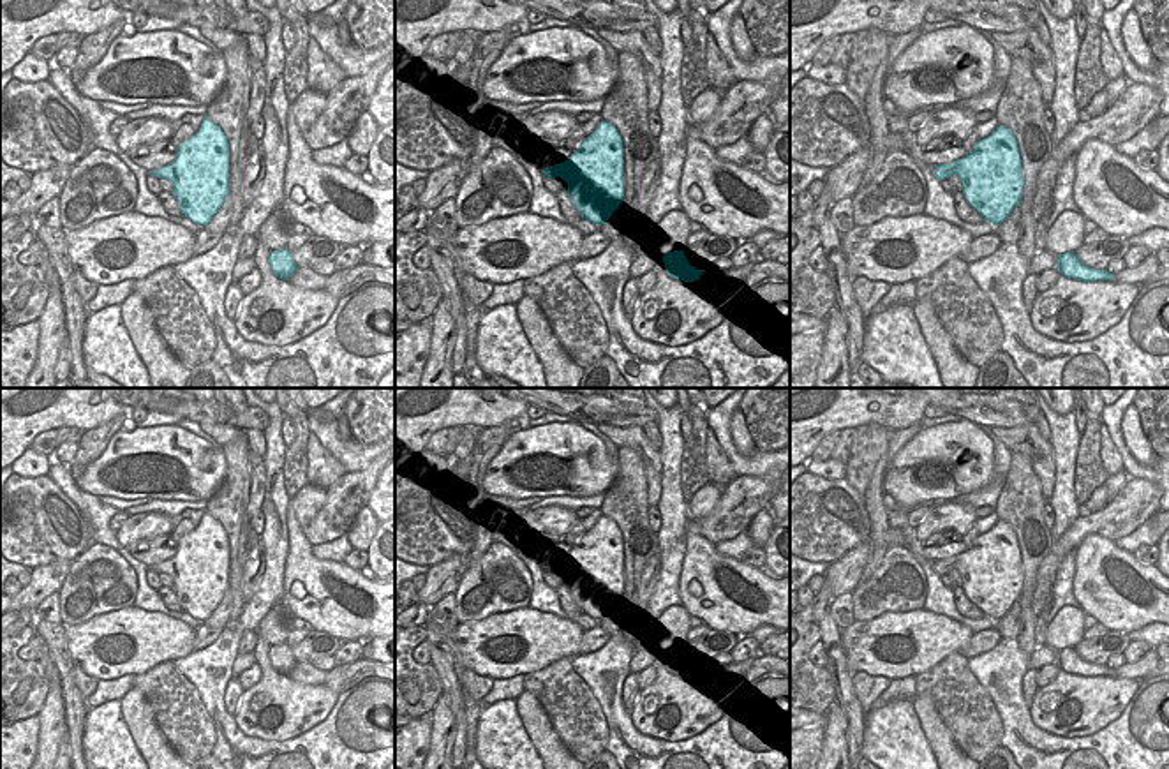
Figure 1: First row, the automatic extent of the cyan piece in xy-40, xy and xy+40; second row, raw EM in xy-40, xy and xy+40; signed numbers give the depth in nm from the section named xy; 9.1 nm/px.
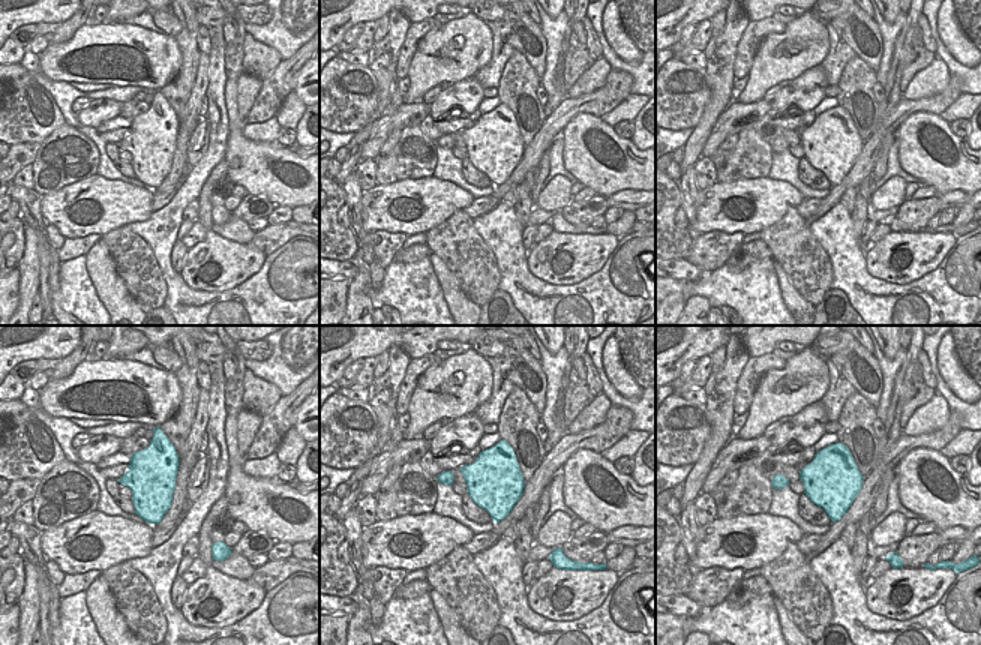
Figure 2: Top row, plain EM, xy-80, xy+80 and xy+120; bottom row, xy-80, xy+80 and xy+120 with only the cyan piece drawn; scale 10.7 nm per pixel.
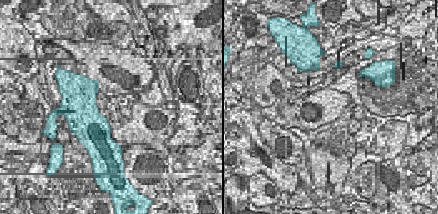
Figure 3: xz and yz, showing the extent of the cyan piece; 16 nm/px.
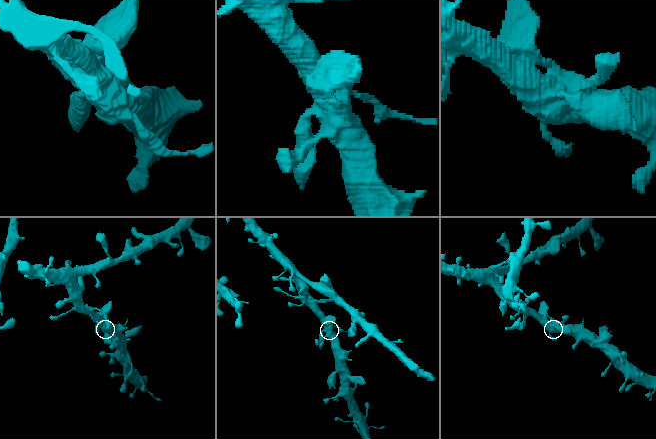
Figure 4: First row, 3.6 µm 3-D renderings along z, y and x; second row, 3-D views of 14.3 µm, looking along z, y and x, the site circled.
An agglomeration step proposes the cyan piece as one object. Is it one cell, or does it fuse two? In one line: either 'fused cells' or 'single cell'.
single cell

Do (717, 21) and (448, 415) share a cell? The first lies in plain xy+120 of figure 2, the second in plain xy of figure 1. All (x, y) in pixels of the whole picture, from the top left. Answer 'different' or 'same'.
different

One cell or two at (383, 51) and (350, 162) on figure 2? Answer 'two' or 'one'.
one

